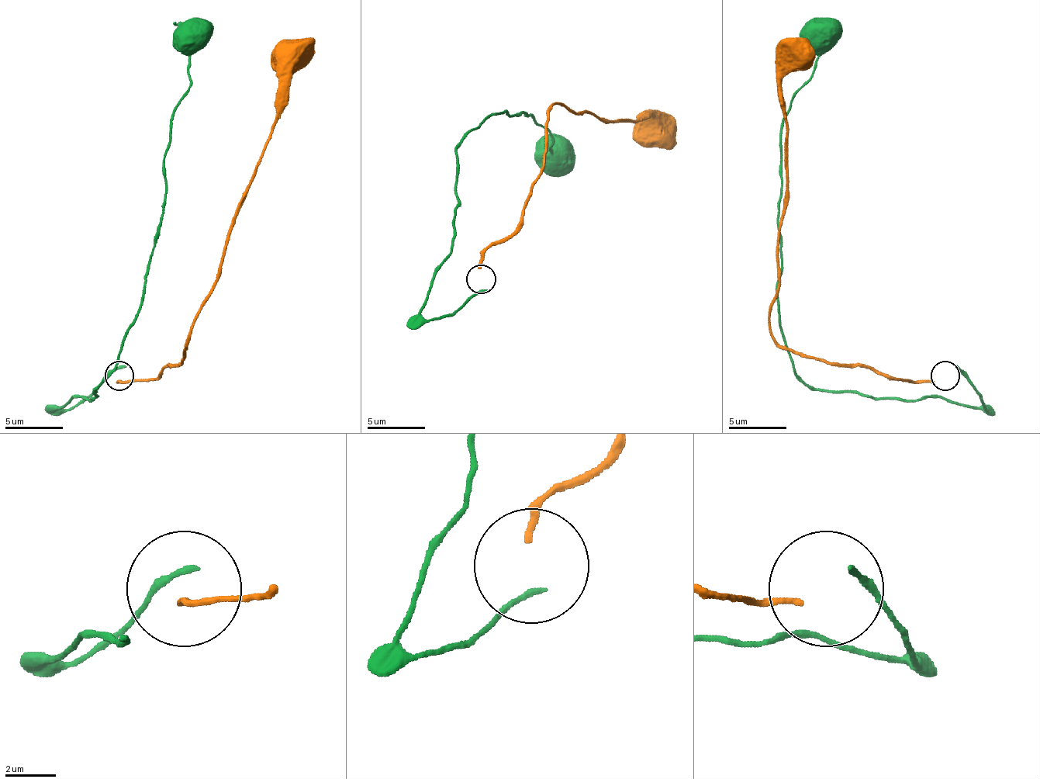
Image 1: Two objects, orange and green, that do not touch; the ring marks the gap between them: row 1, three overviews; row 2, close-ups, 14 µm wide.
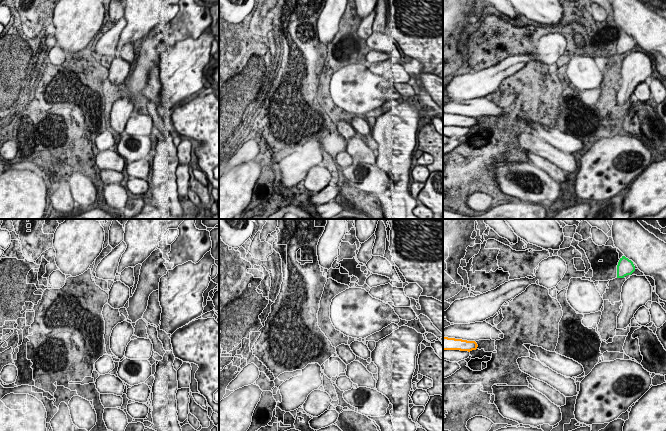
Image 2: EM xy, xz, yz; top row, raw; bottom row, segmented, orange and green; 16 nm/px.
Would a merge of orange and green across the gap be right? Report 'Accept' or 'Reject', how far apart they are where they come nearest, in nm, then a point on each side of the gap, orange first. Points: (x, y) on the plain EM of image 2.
Reject. Distance 2500 nm. Across: yz (477, 121), (617, 53)

